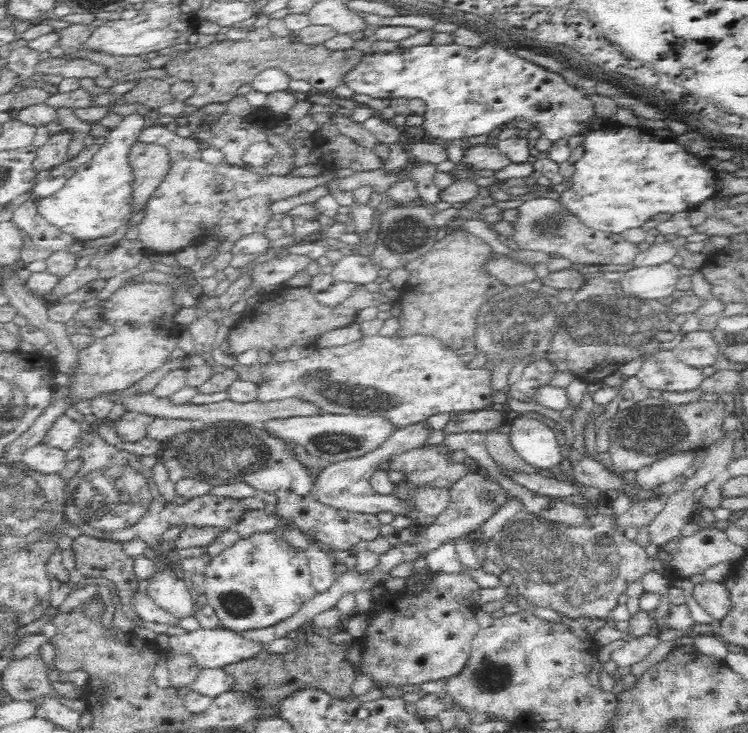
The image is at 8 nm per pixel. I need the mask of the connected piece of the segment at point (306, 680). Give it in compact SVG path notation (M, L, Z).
M308 630L302 636L306 644L296 646L290 652L271 653L263 649L250 658L224 666L224 671L233 678L230 691L241 698L250 698L250 702L262 710L283 706L288 698L310 688L321 690L335 700L347 700L358 674L353 663L346 659L342 647L332 643L330 637L320 636L318 632Z

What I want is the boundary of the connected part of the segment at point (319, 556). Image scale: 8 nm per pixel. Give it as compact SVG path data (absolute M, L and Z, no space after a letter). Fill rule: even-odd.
M315 543L304 553L311 570L312 585L314 585L316 592L322 594L334 584L338 577L335 571L335 561L331 553L326 552L323 547Z

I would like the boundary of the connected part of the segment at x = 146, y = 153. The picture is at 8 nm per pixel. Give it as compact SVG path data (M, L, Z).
M140 140L130 148L128 157L136 177L134 203L138 211L148 202L159 184L164 182L164 178L172 168L172 159L168 148L164 145Z

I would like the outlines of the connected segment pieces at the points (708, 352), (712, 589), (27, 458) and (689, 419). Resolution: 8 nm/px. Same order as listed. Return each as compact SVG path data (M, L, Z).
M692 332L674 350L676 357L690 366L706 368L719 360L720 346L710 332Z
M704 581L695 585L693 596L714 620L728 616L732 605L729 594L720 582Z
M44 442L26 448L21 454L21 464L38 474L57 473L67 465L65 452Z
M622 398L622 407L610 418L610 426L606 426L606 438L610 438L610 470L614 472L628 474L667 455L708 449L722 436L725 405L721 400L673 405L660 399L648 406L639 404L638 398L634 398L634 404L630 405L630 402L630 398Z

